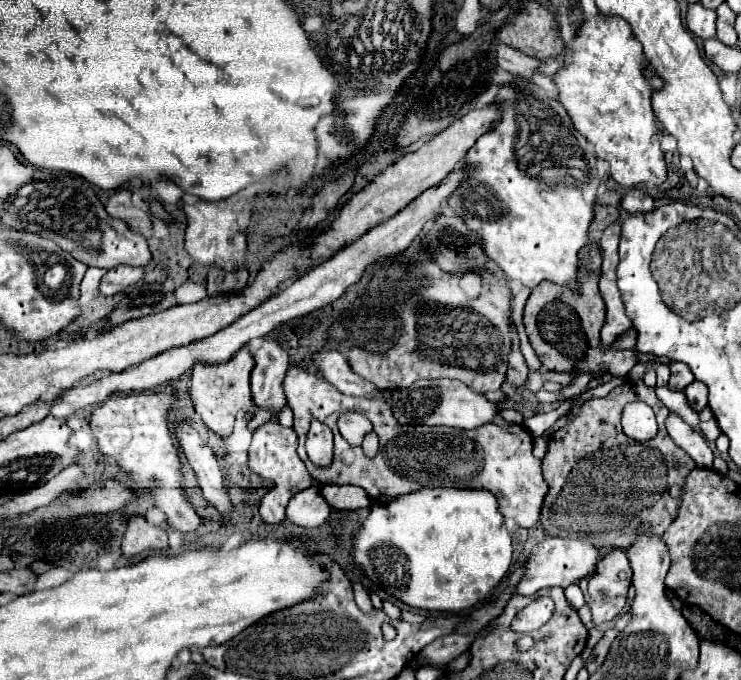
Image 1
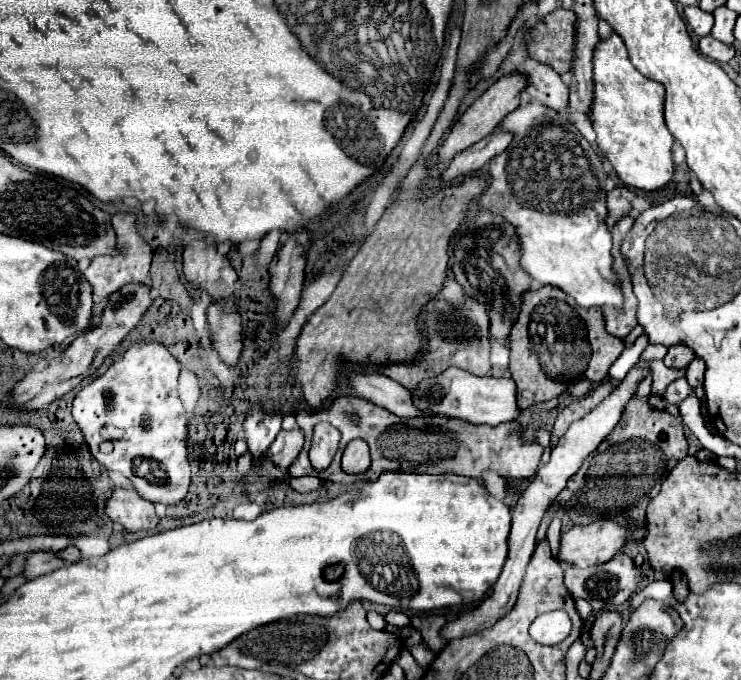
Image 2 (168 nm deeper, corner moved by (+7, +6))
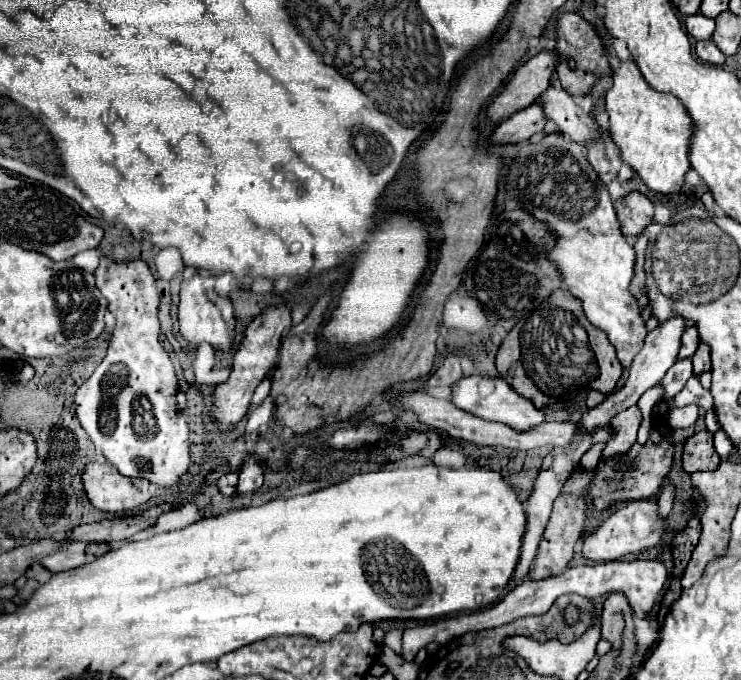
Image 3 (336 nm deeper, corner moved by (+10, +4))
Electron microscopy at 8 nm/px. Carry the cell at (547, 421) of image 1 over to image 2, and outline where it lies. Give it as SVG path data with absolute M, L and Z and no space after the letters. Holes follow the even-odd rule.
M640 336L640 338L638 338L632 346L628 346L628 348L622 352L622 356L612 364L610 376L612 376L612 378L618 378L618 380L626 378L626 374L636 366L636 362L638 362L638 358L640 358L640 354L644 352L646 346L648 346L648 340L644 340L644 336Z

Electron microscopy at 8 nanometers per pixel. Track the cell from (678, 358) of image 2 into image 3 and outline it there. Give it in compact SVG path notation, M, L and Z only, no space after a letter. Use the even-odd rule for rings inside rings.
M689 326L685 332L683 332L683 338L681 338L681 350L679 350L679 360L683 358L689 358L699 346L699 332L695 326Z

